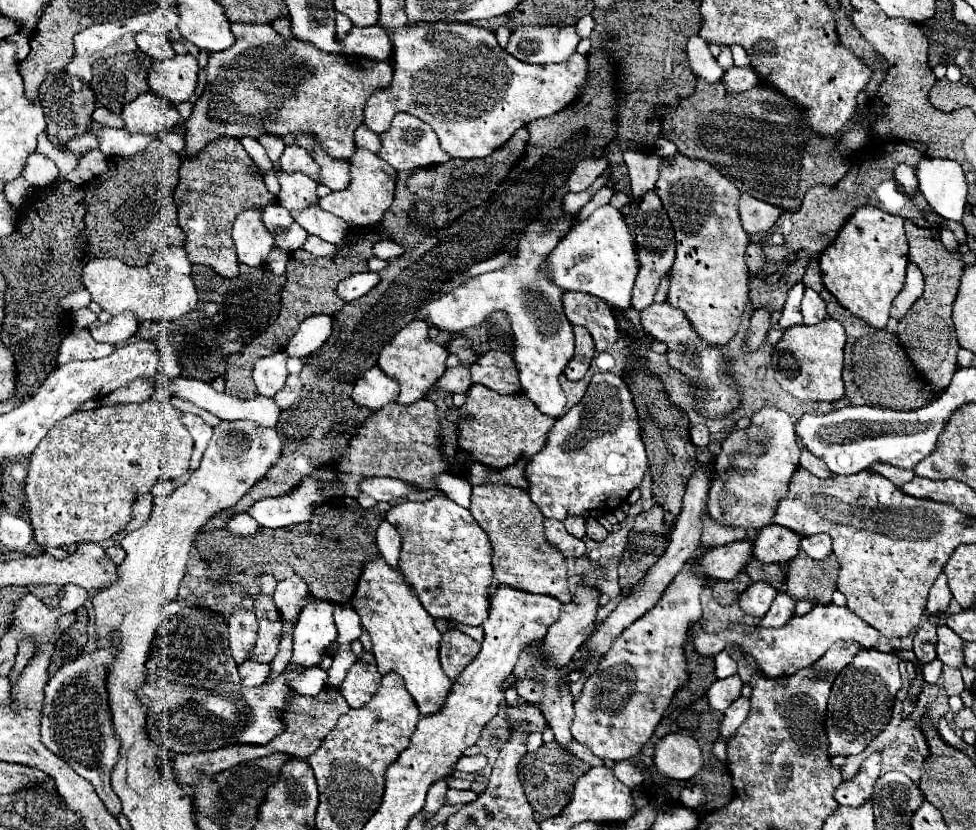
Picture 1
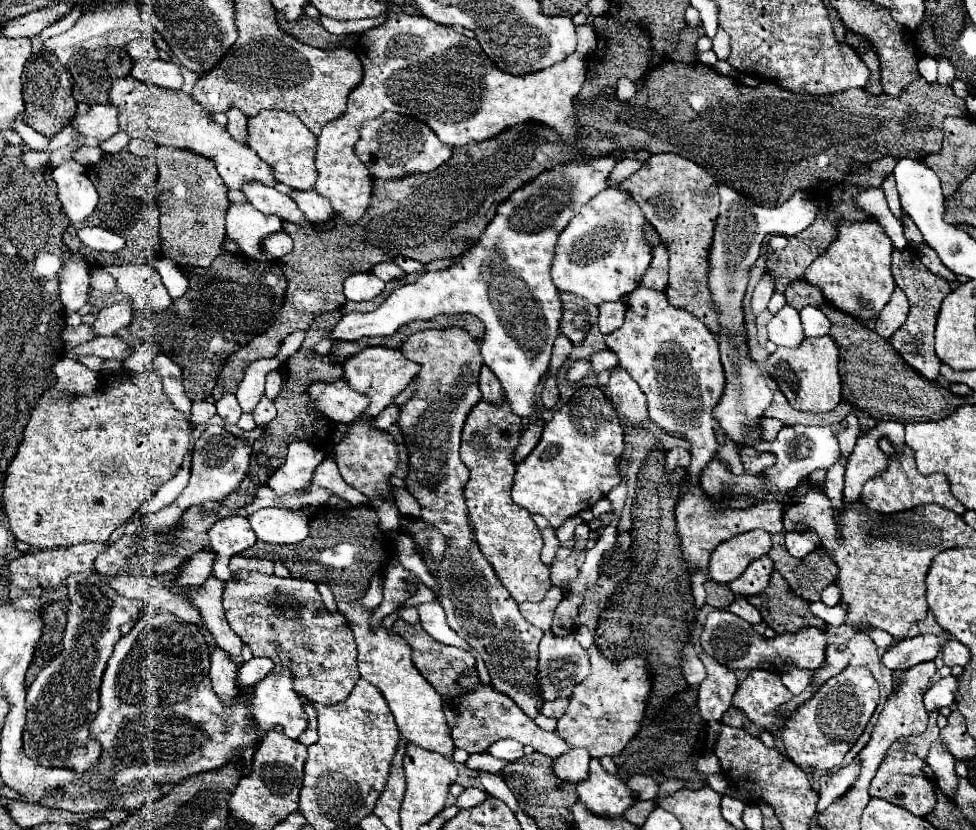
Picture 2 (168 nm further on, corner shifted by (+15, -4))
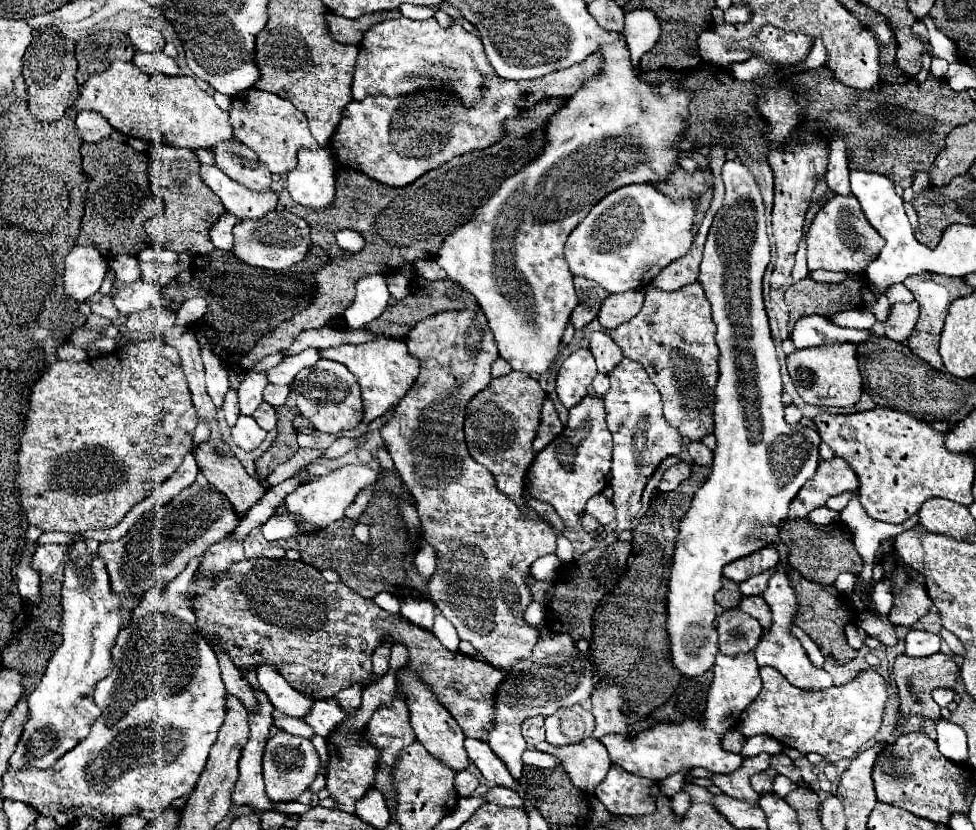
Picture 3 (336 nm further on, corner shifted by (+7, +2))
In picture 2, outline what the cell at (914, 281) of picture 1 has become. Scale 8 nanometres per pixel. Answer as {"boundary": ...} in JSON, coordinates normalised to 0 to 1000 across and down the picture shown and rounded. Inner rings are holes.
{"boundary":[[[919,346],[917,353],[915,353],[915,360],[899,380],[899,384],[897,384],[897,399],[905,408],[911,408],[927,389],[929,377],[931,377],[931,363],[927,360],[927,353]]]}

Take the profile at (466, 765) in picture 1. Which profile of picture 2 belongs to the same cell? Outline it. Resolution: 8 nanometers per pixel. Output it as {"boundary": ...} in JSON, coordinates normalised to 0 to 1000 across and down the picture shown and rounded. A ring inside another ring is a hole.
{"boundary":[[[491,907],[491,910],[483,910],[476,919],[476,924],[481,927],[487,927],[487,929],[501,929],[501,931],[507,931],[511,934],[517,922],[522,922],[522,917],[517,914],[509,914],[509,912],[503,912],[501,907]]]}

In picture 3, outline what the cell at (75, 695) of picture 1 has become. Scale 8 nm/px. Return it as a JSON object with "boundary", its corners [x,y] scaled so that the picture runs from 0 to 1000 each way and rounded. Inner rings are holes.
{"boundary":[[[81,649],[71,666],[73,673],[67,676],[67,700],[63,710],[65,775],[50,794],[42,823],[28,840],[30,869],[26,871],[17,902],[9,914],[9,924],[36,922],[52,927],[63,910],[87,890],[95,869],[103,861],[95,842],[97,825],[108,816],[108,811],[112,811],[112,801],[116,801],[114,782],[118,780],[124,751],[136,731],[142,729],[147,714],[142,714],[142,719],[136,719],[134,714],[116,714],[110,686],[99,669],[99,659],[101,652]]]}

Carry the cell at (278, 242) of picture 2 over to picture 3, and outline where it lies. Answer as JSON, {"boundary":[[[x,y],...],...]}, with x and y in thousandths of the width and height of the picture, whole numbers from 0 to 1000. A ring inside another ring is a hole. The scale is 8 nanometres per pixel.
{"boundary":[[[292,254],[274,257],[265,266],[247,266],[241,271],[239,283],[241,283],[241,300],[239,300],[241,310],[245,314],[251,314],[253,319],[269,324],[280,327],[294,324],[304,314],[308,314],[317,302],[317,271],[308,261]]]}

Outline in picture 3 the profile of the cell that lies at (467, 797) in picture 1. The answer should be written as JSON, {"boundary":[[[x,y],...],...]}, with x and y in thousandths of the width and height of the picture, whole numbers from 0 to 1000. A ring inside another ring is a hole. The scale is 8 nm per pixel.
{"boundary":[[[505,948],[505,951],[501,951],[495,960],[497,960],[501,967],[517,970],[517,972],[534,972],[534,970],[536,970],[536,963],[534,963],[528,953],[519,951],[519,948]]]}

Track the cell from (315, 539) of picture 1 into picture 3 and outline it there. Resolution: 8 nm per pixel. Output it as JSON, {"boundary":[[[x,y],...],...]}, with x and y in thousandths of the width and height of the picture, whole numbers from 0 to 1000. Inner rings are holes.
{"boundary":[[[390,567],[390,582],[392,582],[392,592],[384,594],[374,613],[374,618],[368,623],[368,630],[376,630],[380,637],[380,649],[378,657],[370,654],[364,645],[362,645],[362,635],[366,628],[362,625],[347,625],[343,628],[339,635],[331,637],[329,642],[323,645],[306,645],[300,647],[296,652],[288,652],[288,659],[298,659],[304,661],[308,666],[308,673],[317,681],[321,681],[323,686],[331,688],[331,686],[341,686],[347,690],[347,695],[351,698],[353,705],[358,705],[358,710],[362,710],[364,714],[368,714],[374,722],[384,719],[390,712],[403,714],[405,719],[413,722],[413,719],[431,719],[431,722],[440,722],[438,717],[438,698],[433,698],[423,681],[423,673],[427,669],[427,657],[419,654],[417,649],[417,635],[411,628],[411,620],[405,611],[405,599],[411,589],[411,577],[405,570],[399,567]]]}

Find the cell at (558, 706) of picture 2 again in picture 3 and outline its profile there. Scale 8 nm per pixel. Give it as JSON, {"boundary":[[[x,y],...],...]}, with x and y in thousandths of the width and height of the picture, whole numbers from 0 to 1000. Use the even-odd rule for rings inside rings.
{"boundary":[[[595,849],[573,854],[567,864],[558,866],[560,893],[567,898],[581,898],[593,895],[599,888],[606,888],[610,878],[610,866],[606,857],[597,854]]]}

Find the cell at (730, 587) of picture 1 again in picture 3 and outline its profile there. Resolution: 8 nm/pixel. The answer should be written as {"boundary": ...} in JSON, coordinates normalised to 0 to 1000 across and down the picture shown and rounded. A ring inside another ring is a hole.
{"boundary":[[[741,695],[741,707],[735,712],[733,724],[735,724],[741,734],[751,734],[751,731],[757,729],[759,719],[761,719],[761,717],[759,717],[759,712],[757,712],[757,705]]]}

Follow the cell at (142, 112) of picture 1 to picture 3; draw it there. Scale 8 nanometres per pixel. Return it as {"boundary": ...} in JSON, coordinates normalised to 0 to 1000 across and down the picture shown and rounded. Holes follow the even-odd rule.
{"boundary":[[[81,134],[77,151],[79,151],[83,167],[91,170],[91,172],[99,172],[99,170],[112,165],[116,158],[112,146],[108,146],[108,141],[103,141],[103,136],[95,136],[95,134]]]}

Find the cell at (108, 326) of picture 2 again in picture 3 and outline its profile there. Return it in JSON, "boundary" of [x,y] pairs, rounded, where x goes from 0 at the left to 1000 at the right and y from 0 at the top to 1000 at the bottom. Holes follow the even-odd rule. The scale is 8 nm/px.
{"boundary":[[[116,331],[114,360],[116,360],[116,367],[120,370],[124,382],[132,382],[136,377],[142,377],[142,375],[151,372],[161,353],[165,353],[161,348],[161,343],[155,343],[155,341],[144,339],[144,336],[136,339],[136,341],[120,343],[120,334]]]}

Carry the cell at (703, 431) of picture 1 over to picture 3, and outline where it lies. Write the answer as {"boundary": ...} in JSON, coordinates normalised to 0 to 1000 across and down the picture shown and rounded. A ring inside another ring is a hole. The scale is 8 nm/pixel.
{"boundary":[[[696,555],[694,560],[690,560],[690,563],[685,563],[685,565],[681,567],[681,572],[679,572],[673,592],[675,592],[675,594],[683,594],[683,592],[694,589],[694,584],[696,584],[698,580],[702,580],[702,577],[706,575],[706,570],[708,570],[708,560],[706,560],[704,555]]]}

